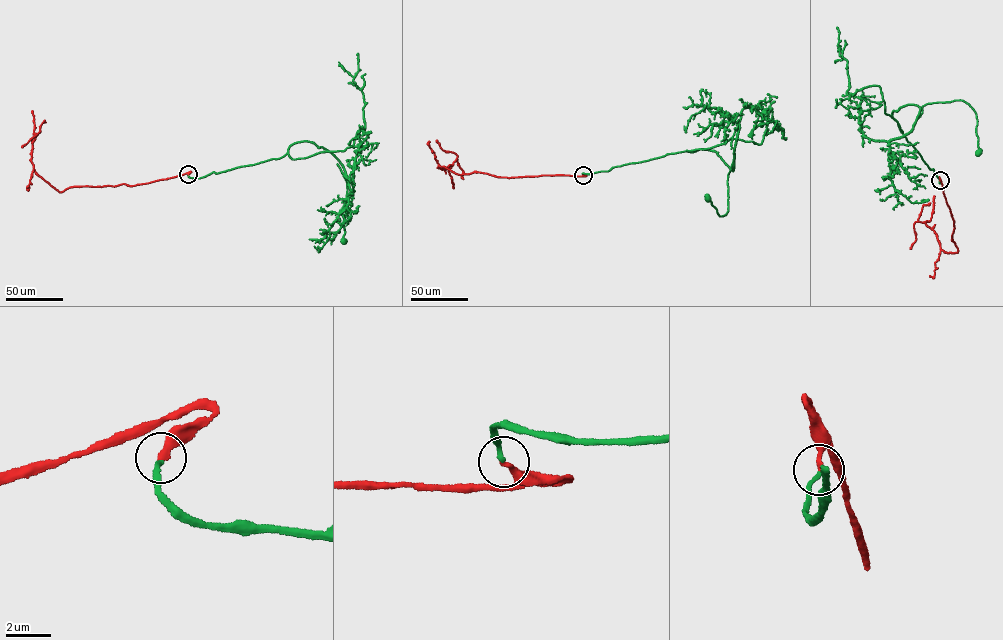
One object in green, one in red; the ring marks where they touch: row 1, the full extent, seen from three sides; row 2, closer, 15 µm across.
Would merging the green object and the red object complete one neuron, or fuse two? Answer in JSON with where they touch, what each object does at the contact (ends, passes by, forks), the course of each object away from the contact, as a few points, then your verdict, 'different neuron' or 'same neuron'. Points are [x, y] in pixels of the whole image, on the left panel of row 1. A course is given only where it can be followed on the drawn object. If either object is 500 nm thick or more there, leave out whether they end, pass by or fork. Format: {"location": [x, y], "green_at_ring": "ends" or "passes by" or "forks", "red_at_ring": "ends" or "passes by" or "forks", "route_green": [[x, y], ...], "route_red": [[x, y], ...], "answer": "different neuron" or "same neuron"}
{"location": [188, 174], "green_at_ring": "ends", "red_at_ring": "ends", "route_green": [[188, 174], [280, 158], [312, 141], [344, 168], [346, 178], [337, 164], [347, 183], [344, 241]], "route_red": [[188, 174], [134, 185], [79, 186], [60, 192], [38, 174], [31, 160], [32, 144], [40, 131], [22, 147]], "answer": "same neuron"}

